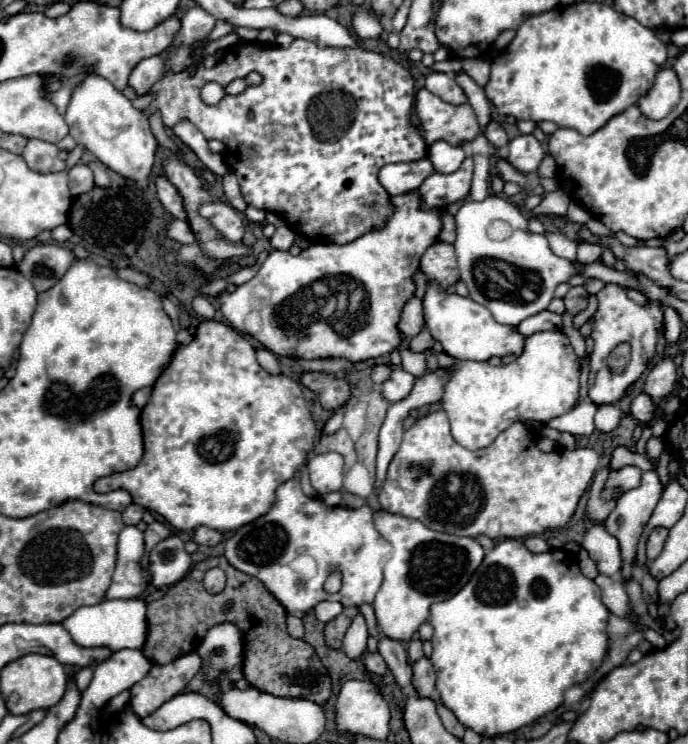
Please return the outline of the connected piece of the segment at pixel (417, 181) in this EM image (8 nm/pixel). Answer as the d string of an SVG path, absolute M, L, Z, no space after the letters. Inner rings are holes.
M428 158L414 160L414 162L404 162L404 164L386 164L378 172L378 180L382 188L390 196L398 196L404 192L410 192L422 184L426 176L434 172L432 164Z

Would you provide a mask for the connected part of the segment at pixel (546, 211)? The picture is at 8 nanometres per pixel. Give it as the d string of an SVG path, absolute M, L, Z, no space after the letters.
M558 189L545 194L541 203L533 209L533 214L537 217L543 215L566 216L570 202L570 196L562 189Z

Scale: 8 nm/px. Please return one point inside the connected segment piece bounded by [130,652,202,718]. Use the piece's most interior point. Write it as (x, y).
(163, 682)

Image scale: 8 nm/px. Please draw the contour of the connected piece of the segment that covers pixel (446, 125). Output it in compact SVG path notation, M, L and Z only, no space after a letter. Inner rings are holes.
M426 88L418 90L414 108L428 146L438 140L446 140L452 146L462 146L464 142L474 140L480 132L480 124L470 104L448 104Z

